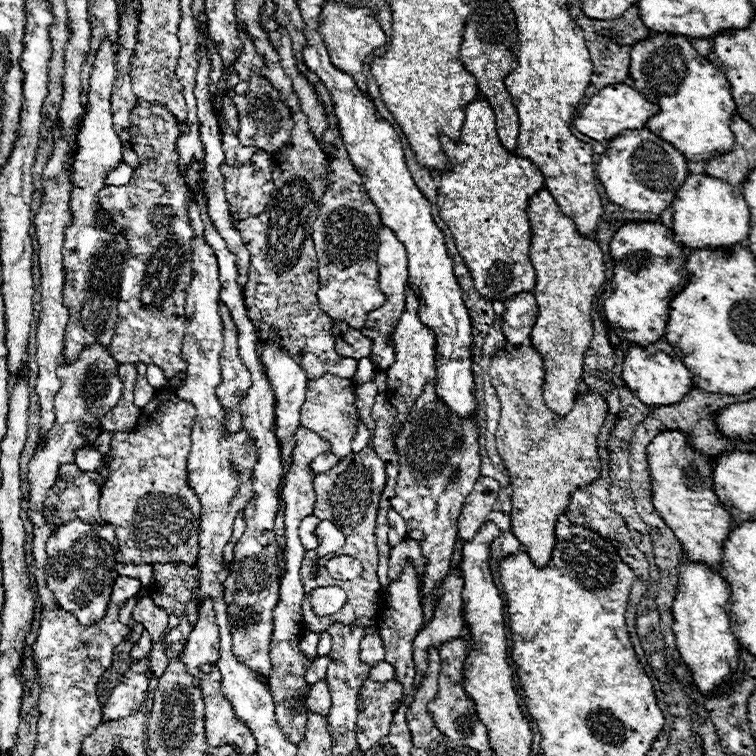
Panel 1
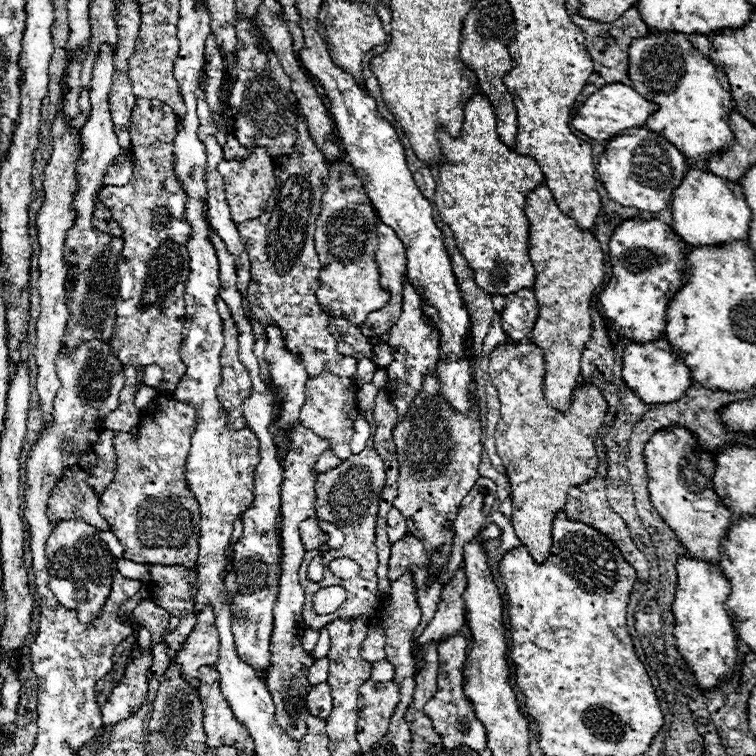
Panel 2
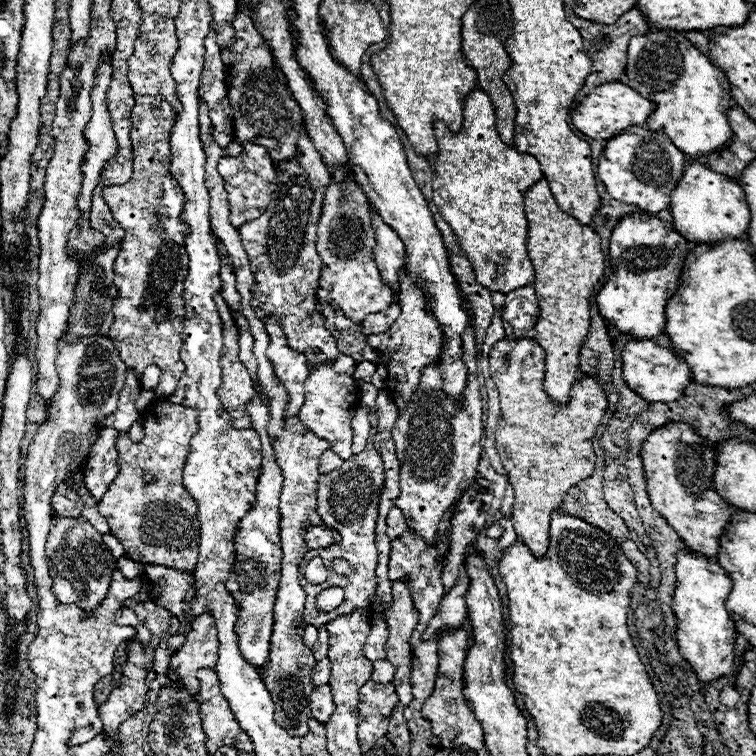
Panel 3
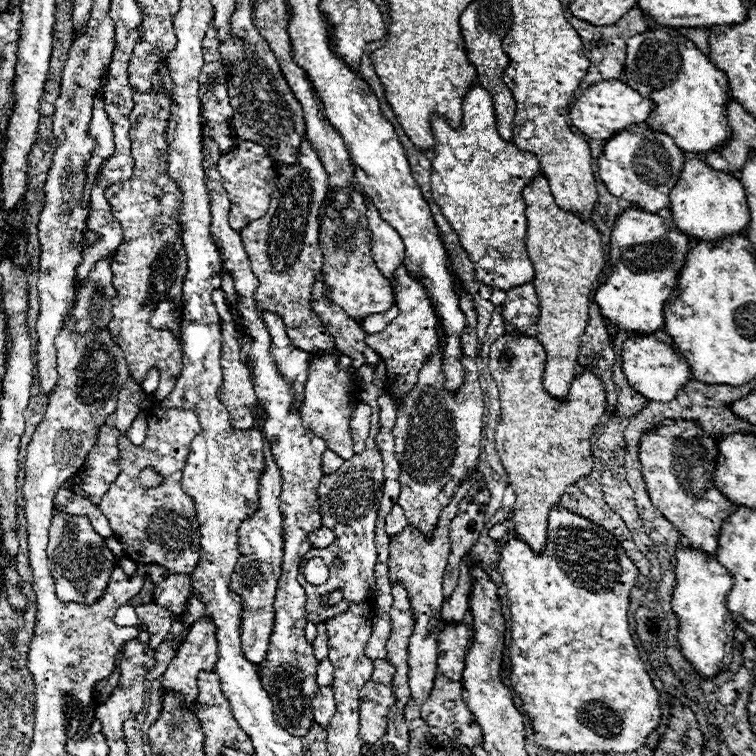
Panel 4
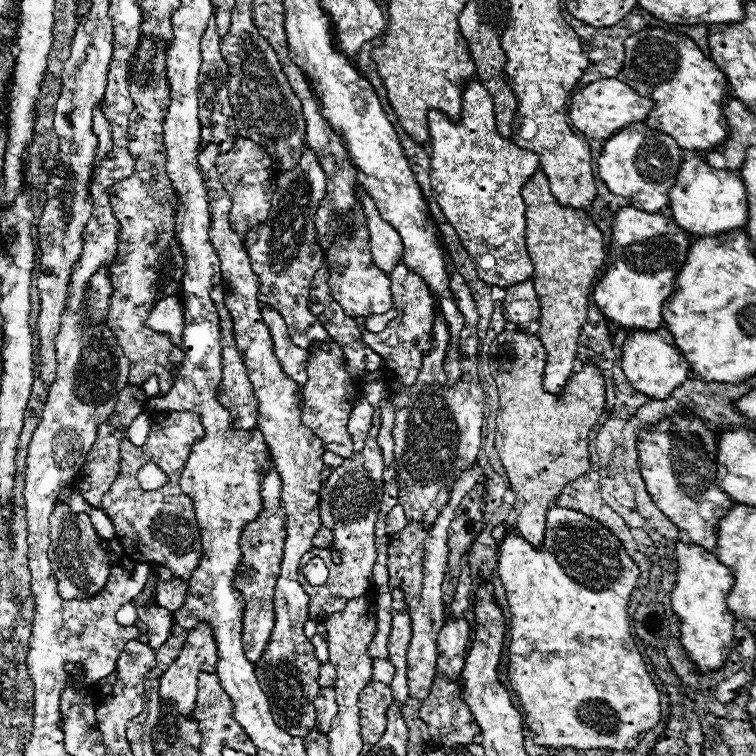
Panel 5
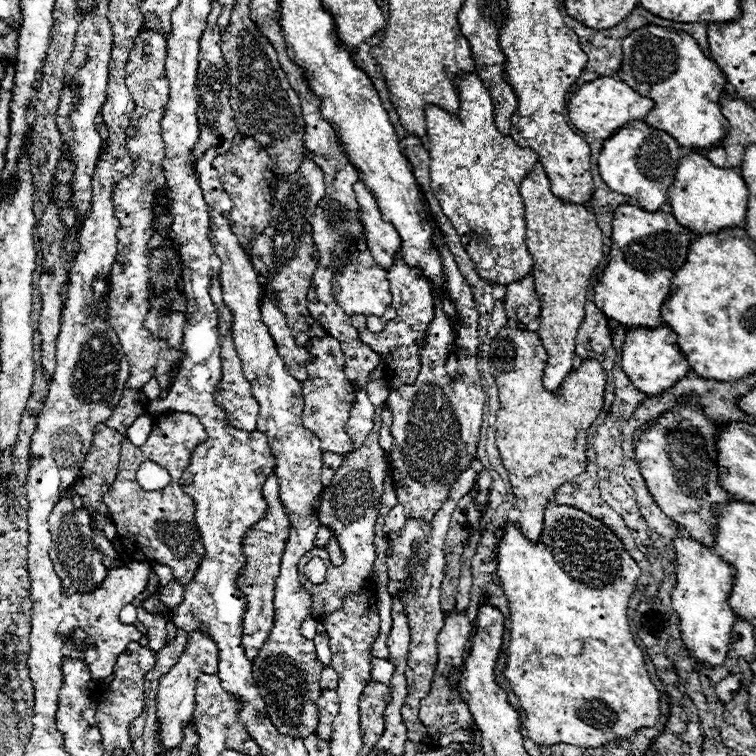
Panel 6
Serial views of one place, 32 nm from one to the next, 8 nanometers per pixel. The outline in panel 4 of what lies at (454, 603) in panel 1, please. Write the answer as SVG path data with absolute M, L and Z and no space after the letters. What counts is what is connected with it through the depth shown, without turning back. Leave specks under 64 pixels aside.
M462 562L462 570L460 570L460 578L458 578L458 586L454 588L454 594L450 596L450 600L446 600L442 604L442 622L460 622L468 610L468 594L472 590L472 576L468 570L468 562Z

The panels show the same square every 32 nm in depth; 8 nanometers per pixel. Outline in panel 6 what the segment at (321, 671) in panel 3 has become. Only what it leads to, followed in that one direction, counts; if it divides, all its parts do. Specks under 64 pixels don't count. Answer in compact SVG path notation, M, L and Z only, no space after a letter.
M324 668L322 678L320 678L320 688L322 690L336 690L336 686L338 686L338 674L332 668Z

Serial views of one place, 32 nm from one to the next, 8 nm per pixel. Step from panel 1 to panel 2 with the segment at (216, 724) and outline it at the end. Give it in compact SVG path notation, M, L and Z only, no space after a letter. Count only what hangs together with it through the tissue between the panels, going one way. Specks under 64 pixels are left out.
M214 666L198 670L200 702L204 710L206 744L214 750L218 746L234 746L246 754L254 752L254 740L244 726L234 718L228 700L220 692L220 674Z

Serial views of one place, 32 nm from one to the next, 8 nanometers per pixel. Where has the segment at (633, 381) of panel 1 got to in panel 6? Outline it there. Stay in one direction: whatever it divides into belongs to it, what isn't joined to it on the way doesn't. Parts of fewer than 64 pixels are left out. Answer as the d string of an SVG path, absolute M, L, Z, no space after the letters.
M666 324L658 328L646 328L646 326L630 328L626 332L622 346L622 368L628 374L630 382L638 390L644 390L644 394L660 394L660 390L666 390L668 386L672 386L672 382L684 378L684 374L688 374L690 370L688 360L678 348L676 332L672 332L672 328L668 328Z

